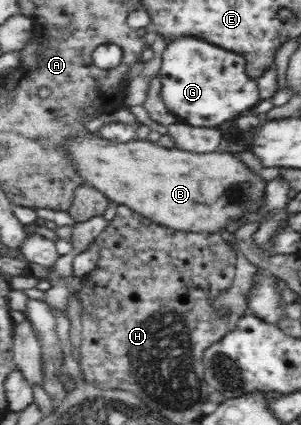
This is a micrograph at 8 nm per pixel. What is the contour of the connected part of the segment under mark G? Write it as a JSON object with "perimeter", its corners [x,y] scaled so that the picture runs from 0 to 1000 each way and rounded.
{"perimeter":[[[608,82],[561,96],[561,104],[548,111],[542,120],[542,132],[535,141],[528,186],[535,186],[535,228],[548,238],[548,252],[561,256],[581,273],[588,273],[598,285],[618,289],[621,294],[654,299],[654,301],[734,301],[738,292],[748,287],[784,285],[787,275],[811,264],[834,261],[847,256],[847,249],[870,235],[860,224],[860,207],[850,198],[847,186],[834,186],[817,169],[817,139],[787,127],[784,122],[764,120],[761,115],[734,113],[718,104],[701,104],[698,99],[678,96],[674,92],[658,92],[648,85]]]}

